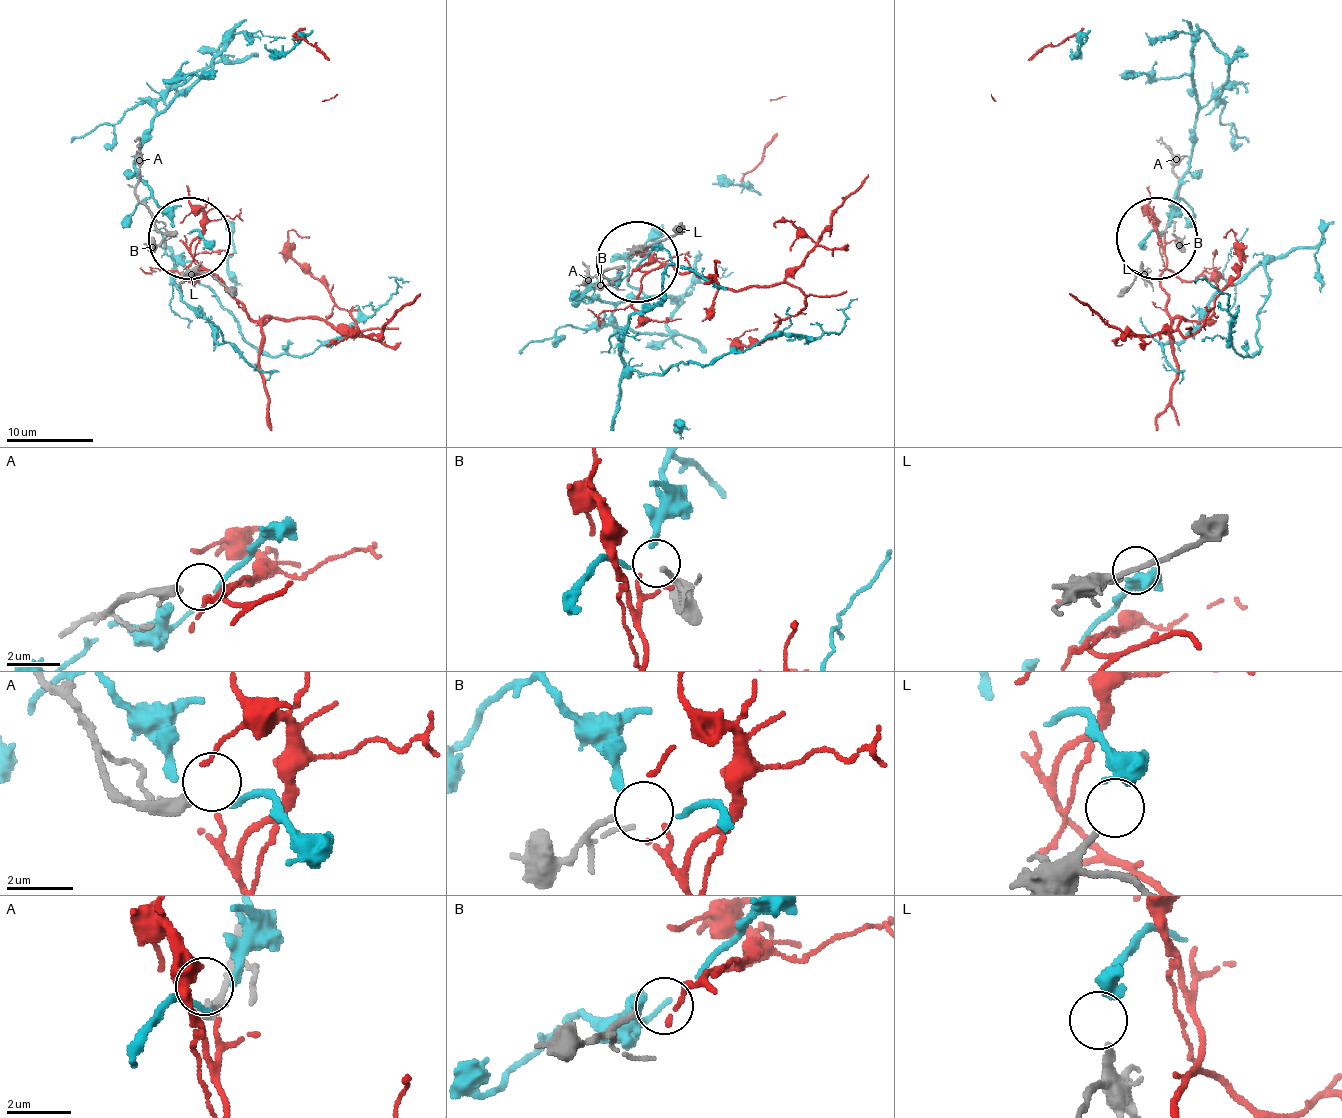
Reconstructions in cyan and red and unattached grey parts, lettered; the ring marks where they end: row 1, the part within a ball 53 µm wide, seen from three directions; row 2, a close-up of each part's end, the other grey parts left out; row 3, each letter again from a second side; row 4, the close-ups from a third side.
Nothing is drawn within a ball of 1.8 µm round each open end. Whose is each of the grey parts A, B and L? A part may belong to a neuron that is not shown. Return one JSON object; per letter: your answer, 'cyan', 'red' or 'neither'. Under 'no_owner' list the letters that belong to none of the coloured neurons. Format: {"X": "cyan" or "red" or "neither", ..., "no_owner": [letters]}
{"A": "neither", "B": "red", "L": "cyan", "no_owner": ["A"]}

